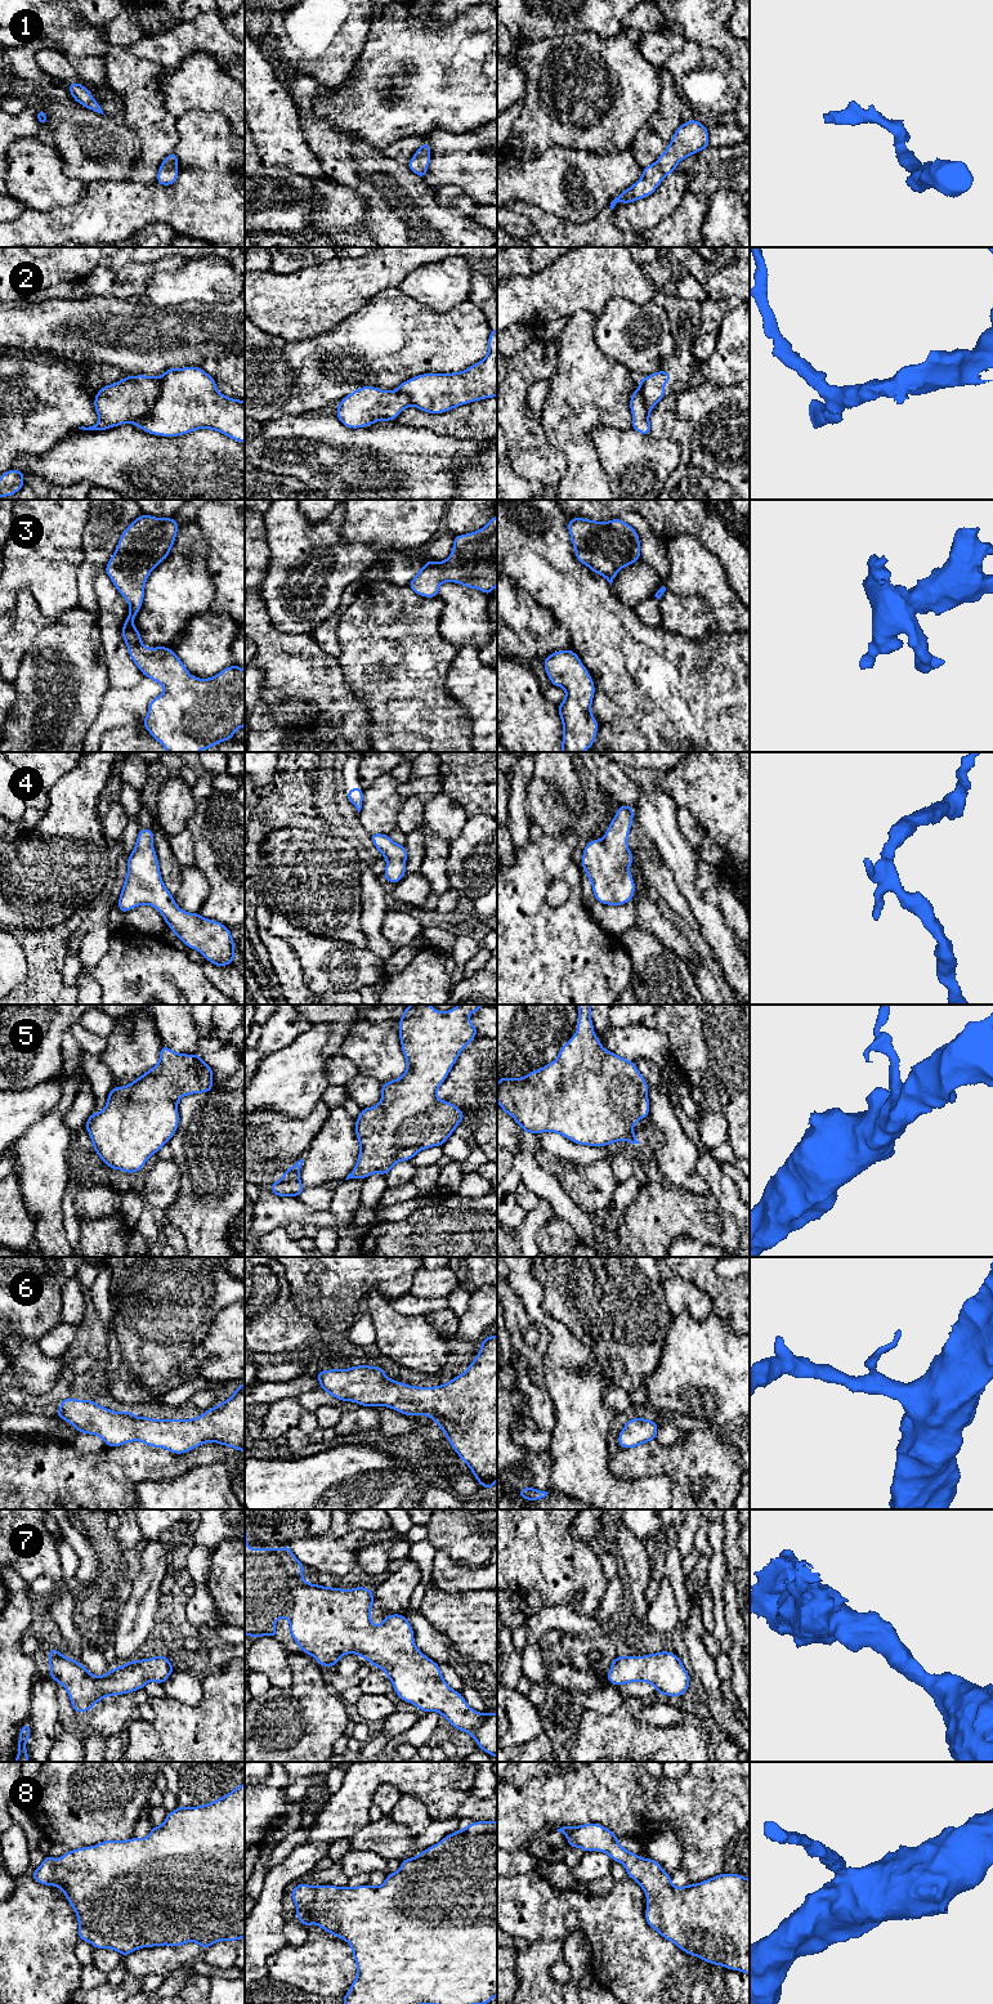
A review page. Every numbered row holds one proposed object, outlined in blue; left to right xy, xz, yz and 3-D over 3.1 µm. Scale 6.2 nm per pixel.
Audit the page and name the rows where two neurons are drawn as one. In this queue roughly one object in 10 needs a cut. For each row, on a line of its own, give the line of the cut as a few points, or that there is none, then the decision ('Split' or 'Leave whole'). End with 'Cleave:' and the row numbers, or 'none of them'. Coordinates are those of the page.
1: No split. Leave whole
2: Split along xy (161, 376), (157, 398), (144, 414), (132, 421). Split
3: No split. Leave whole
4: No split. Leave whole
5: No split. Leave whole
6: No split. Leave whole
7: No split. Leave whole
8: No split. Leave whole
Cleave: 2

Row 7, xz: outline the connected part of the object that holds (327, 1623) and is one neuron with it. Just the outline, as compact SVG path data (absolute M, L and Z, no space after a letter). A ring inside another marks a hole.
M245 1527L245 1634L256 1638L269 1636L276 1638L276 1621L286 1618L290 1621L290 1633L300 1650L312 1655L321 1667L335 1667L345 1654L357 1654L374 1667L383 1669L390 1679L393 1688L402 1701L416 1705L425 1713L438 1712L455 1728L468 1732L483 1752L497 1758L497 1713L479 1713L471 1709L461 1692L452 1690L443 1679L440 1665L424 1655L413 1643L413 1628L404 1615L385 1615L380 1625L375 1625L370 1616L374 1605L372 1589L355 1587L341 1589L323 1587L304 1580L303 1565L292 1553L290 1546L283 1548L250 1548L247 1546L247 1529Z

